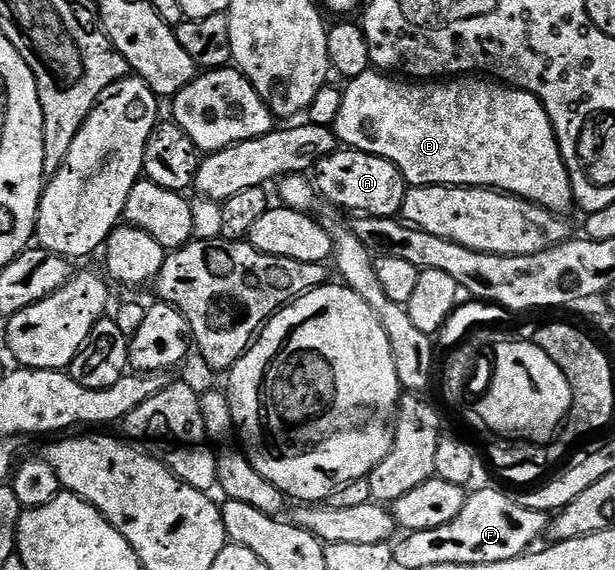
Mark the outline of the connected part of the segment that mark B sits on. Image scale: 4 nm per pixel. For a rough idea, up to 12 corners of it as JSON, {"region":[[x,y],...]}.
{"region":[[377,69],[345,86],[339,144],[409,186],[575,206],[532,93]]}

